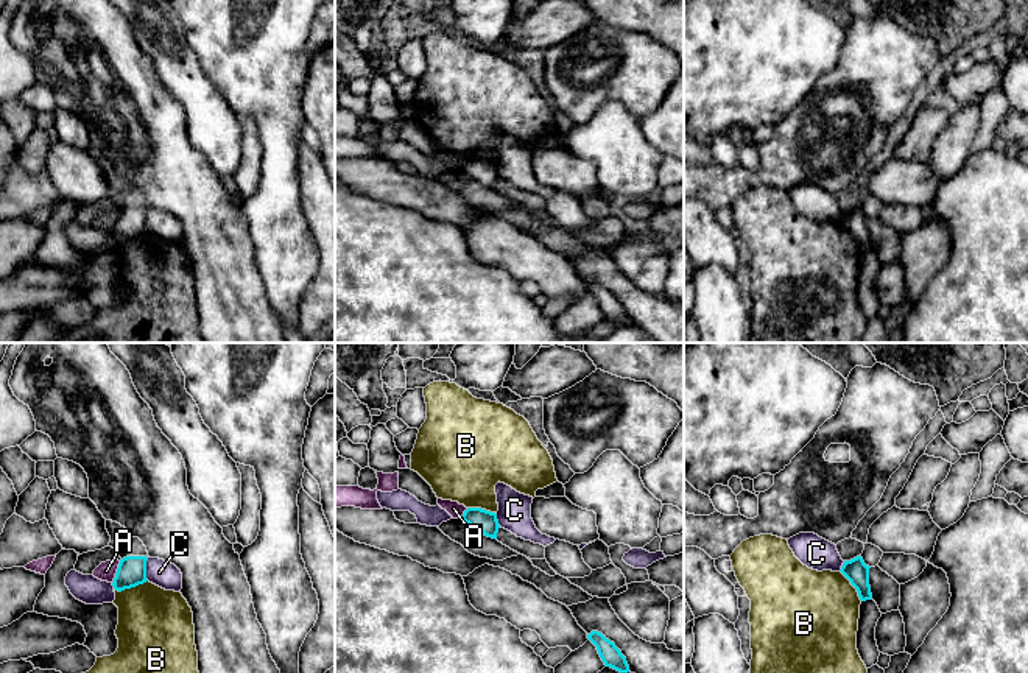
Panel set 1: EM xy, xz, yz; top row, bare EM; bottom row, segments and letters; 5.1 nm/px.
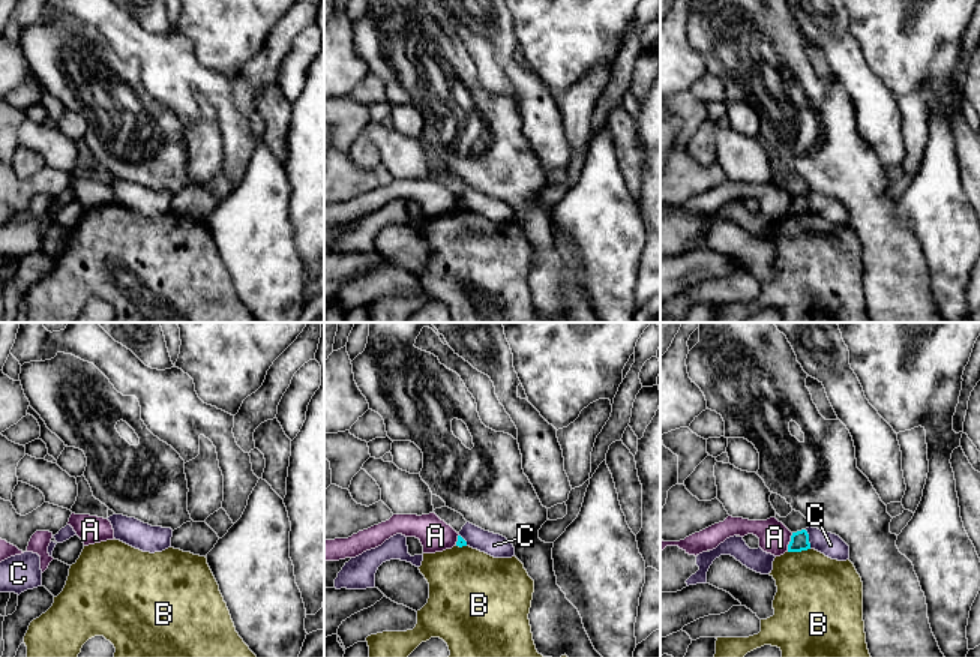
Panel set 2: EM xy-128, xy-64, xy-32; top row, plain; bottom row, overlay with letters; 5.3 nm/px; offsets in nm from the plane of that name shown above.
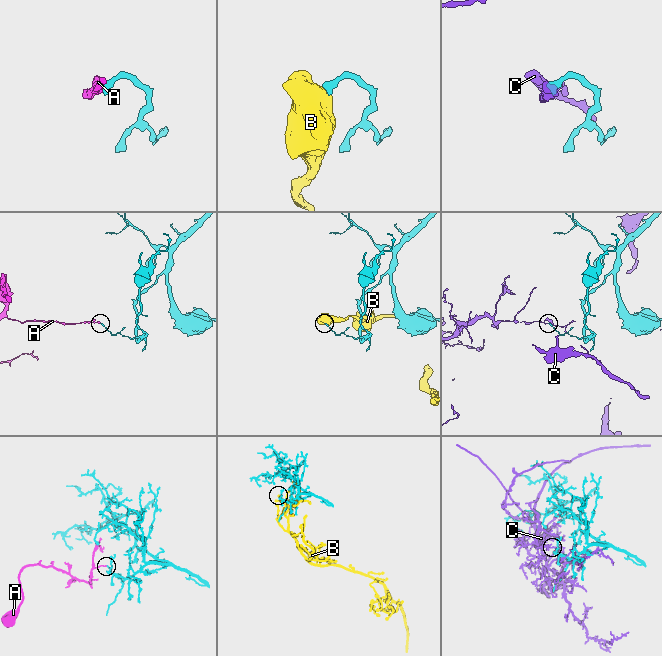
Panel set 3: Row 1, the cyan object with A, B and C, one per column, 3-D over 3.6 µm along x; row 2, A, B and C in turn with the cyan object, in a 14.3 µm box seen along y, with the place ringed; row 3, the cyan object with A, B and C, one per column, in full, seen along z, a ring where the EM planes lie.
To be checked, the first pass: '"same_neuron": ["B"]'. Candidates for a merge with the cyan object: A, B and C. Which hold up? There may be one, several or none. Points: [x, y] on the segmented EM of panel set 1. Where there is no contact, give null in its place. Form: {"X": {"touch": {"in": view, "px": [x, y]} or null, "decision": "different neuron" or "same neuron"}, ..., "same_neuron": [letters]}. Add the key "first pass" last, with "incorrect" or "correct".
{"A": {"touch": {"in": "xy", "px": [117, 572]}, "decision": "different neuron"}, "B": {"touch": {"in": "xy", "px": [130, 588]}, "decision": "different neuron"}, "C": {"touch": {"in": "xy", "px": [145, 569]}, "decision": "different neuron"}, "same_neuron": [], "first pass": "incorrect"}

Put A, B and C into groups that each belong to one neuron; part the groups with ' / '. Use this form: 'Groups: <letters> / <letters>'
Groups: A / B / C

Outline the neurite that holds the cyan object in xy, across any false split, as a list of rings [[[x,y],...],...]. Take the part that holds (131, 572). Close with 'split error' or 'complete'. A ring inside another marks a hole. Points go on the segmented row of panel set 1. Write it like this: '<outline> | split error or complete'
[[[126,556],[120,559],[115,578],[114,589],[121,592],[125,589],[136,587],[146,583],[146,556]]] | complete

